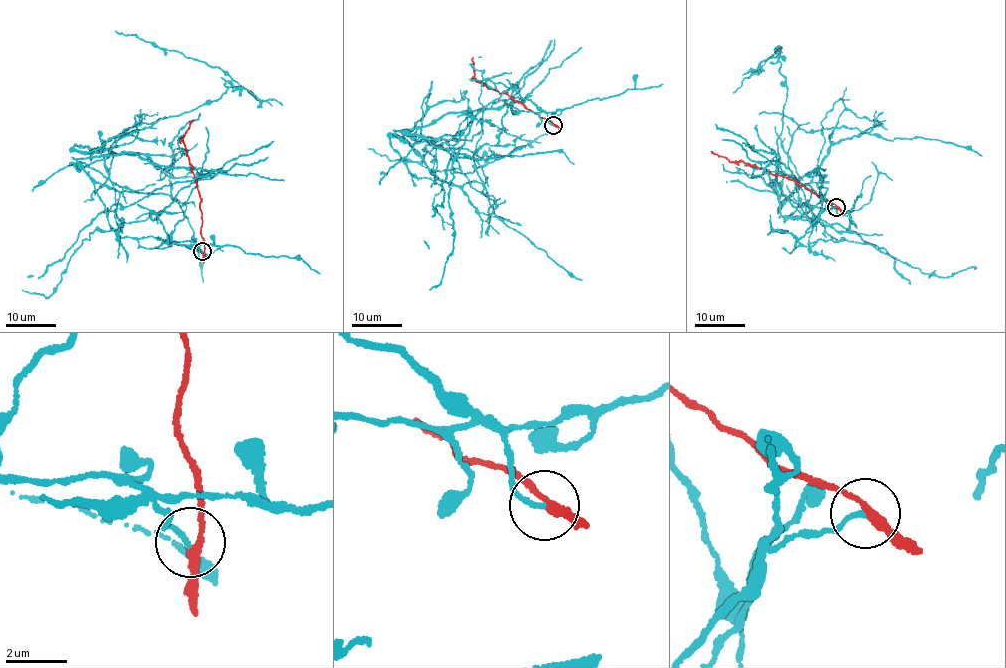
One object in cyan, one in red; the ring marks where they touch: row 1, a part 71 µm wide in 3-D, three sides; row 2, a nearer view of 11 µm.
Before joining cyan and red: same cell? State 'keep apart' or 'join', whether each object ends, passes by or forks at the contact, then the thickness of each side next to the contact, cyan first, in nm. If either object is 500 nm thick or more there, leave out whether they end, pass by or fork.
keep apart; cyan ends there; red passes by; 160 nm thick on the cyan side, 240 nm on the other

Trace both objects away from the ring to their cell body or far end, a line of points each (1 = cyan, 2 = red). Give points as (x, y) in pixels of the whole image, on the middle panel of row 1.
1: (553, 124), (506, 104), (413, 137), (447, 142), (432, 172), (483, 183), (582, 279)
2: (554, 125), (513, 97), (478, 81), (475, 77), (473, 57)

